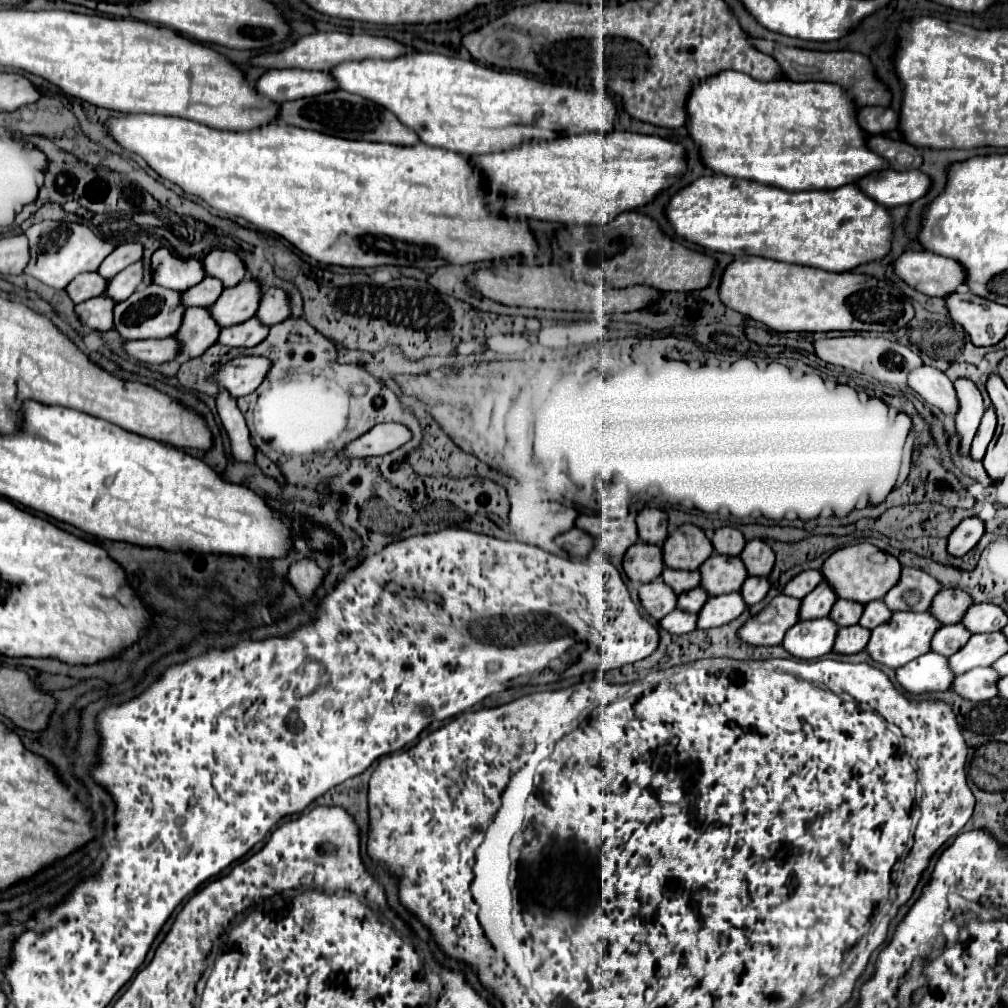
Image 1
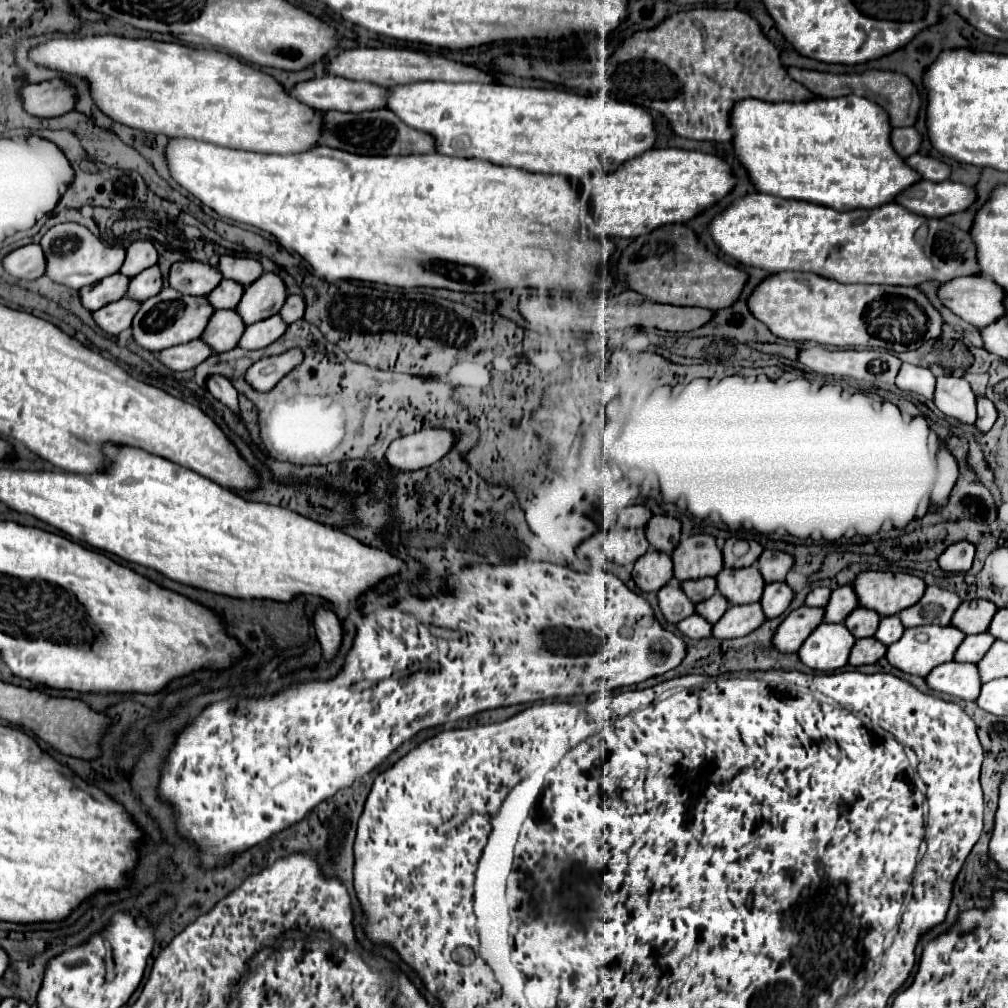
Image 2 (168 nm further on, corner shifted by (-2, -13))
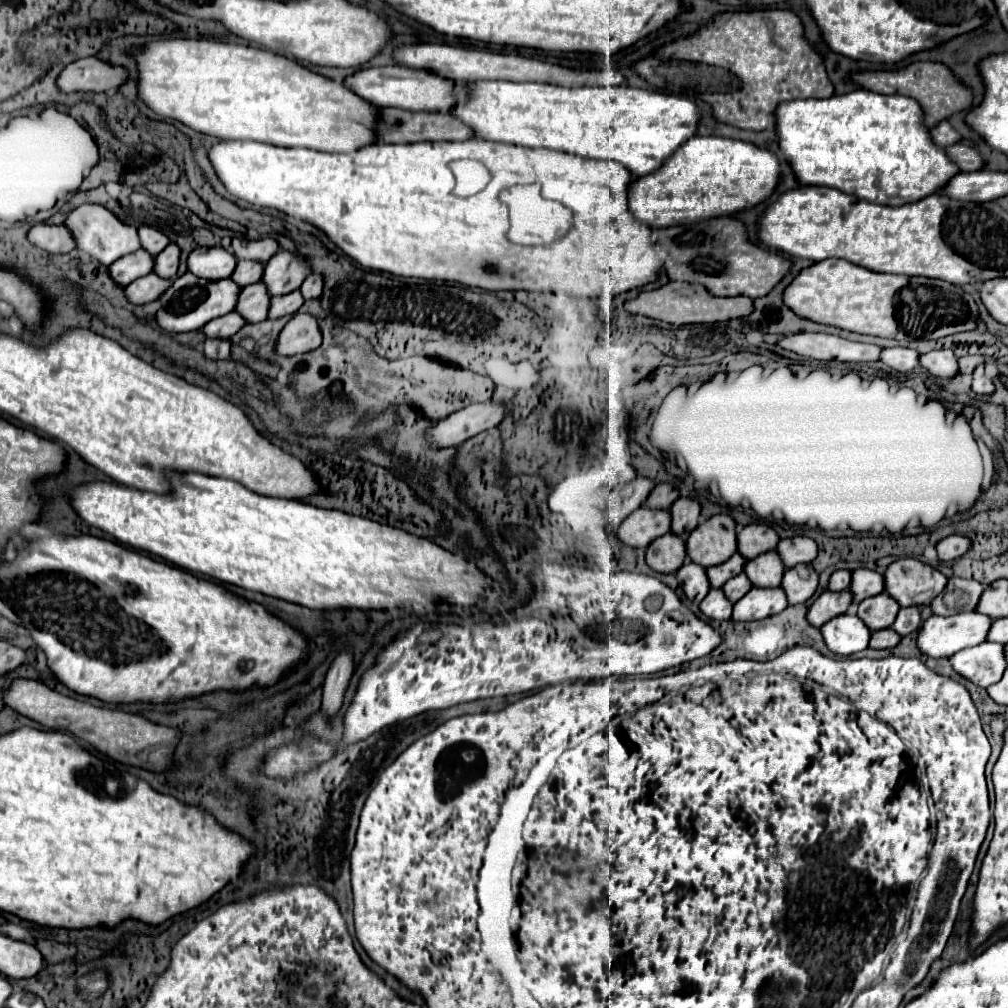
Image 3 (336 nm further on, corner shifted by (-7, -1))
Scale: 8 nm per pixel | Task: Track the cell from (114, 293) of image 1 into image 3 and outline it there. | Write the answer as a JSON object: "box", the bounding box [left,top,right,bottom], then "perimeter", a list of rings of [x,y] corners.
{"box":[153,244,179,278],"perimeter":[[[169,244],[161,254],[155,256],[155,266],[153,272],[159,274],[159,278],[173,278],[177,274],[179,266],[179,248],[177,244]]]}

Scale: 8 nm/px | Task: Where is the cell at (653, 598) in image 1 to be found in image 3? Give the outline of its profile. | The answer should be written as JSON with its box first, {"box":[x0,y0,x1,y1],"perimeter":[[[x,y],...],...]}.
{"box":[677,562,709,604],"perimeter":[[[685,562],[679,570],[677,570],[677,580],[679,586],[683,588],[687,600],[691,600],[693,604],[699,604],[707,592],[709,592],[709,580],[705,574],[705,568],[693,562]]]}

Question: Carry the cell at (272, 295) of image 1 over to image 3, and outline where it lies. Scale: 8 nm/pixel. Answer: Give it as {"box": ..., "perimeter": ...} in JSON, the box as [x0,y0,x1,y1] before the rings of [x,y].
{"box":[301,274,323,300],"perimeter":[[[309,274],[303,284],[301,284],[301,294],[305,300],[311,300],[311,298],[319,298],[321,296],[321,290],[323,290],[323,278],[319,274]]]}

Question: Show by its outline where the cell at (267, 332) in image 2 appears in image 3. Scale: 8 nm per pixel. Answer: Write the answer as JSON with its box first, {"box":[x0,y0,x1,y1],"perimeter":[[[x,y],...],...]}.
{"box":[269,290,303,320],"perimeter":[[[299,290],[287,294],[287,296],[275,296],[271,298],[271,310],[269,310],[269,320],[277,320],[283,316],[293,316],[297,310],[303,306],[303,296]]]}

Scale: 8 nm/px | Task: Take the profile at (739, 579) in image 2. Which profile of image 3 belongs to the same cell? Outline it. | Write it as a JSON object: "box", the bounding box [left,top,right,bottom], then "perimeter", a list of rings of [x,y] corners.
{"box":[743,550,785,588],"perimeter":[[[775,550],[759,554],[759,558],[755,560],[747,560],[743,568],[743,574],[747,574],[747,578],[751,578],[751,584],[757,588],[779,586],[783,572],[785,572],[785,566],[779,560]]]}

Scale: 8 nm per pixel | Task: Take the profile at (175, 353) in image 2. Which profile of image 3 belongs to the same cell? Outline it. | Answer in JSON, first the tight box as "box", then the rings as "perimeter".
{"box":[199,312,245,338],"perimeter":[[[229,312],[225,316],[219,316],[211,322],[207,322],[199,332],[205,336],[205,338],[231,338],[241,326],[245,324],[245,320],[237,314],[237,312]]]}

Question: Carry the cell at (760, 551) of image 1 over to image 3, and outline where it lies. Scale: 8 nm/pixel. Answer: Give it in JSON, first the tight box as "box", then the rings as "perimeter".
{"box":[777,536,817,568],"perimeter":[[[805,536],[783,538],[777,544],[777,554],[787,568],[793,568],[795,564],[801,564],[801,562],[809,564],[817,556],[817,544]]]}

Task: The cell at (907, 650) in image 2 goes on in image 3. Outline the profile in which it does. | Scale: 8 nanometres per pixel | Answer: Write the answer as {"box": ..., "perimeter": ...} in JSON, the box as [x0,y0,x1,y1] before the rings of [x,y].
{"box":[917,612,991,658],"perimeter":[[[975,612],[931,616],[917,632],[917,646],[929,658],[949,658],[955,652],[985,642],[991,618]]]}

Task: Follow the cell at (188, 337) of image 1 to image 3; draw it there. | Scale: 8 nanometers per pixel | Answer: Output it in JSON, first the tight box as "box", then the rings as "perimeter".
{"box":[235,282,269,324],"perimeter":[[[261,282],[245,286],[239,292],[235,312],[243,314],[243,318],[247,318],[247,324],[263,322],[269,312],[269,296],[265,292],[265,286]]]}

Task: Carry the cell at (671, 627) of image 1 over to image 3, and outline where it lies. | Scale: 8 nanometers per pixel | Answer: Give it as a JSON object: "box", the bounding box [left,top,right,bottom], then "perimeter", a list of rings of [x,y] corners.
{"box":[699,590,733,620],"perimeter":[[[709,590],[707,598],[703,598],[703,602],[699,604],[699,610],[711,620],[729,620],[731,608],[733,604],[725,598],[721,590]]]}

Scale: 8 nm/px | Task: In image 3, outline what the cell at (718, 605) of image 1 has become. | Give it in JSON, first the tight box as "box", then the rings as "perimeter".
{"box":[731,588,787,620],"perimeter":[[[751,588],[739,602],[733,604],[731,620],[763,620],[767,616],[779,614],[787,608],[787,598],[779,588]]]}

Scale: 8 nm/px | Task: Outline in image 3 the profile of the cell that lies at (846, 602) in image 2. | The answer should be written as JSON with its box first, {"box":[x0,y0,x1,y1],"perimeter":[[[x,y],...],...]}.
{"box":[851,570,883,602],"perimeter":[[[855,570],[851,576],[851,594],[855,594],[855,602],[861,602],[869,596],[877,596],[883,592],[883,574],[873,572],[873,570]]]}

